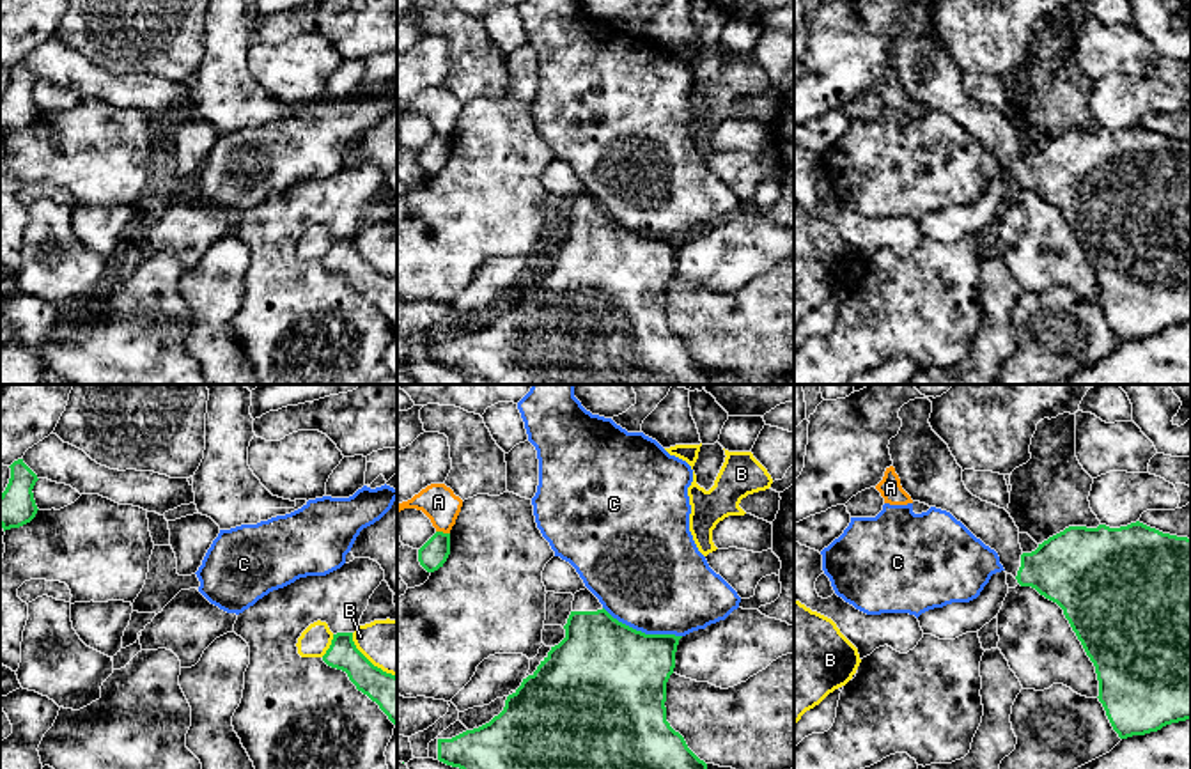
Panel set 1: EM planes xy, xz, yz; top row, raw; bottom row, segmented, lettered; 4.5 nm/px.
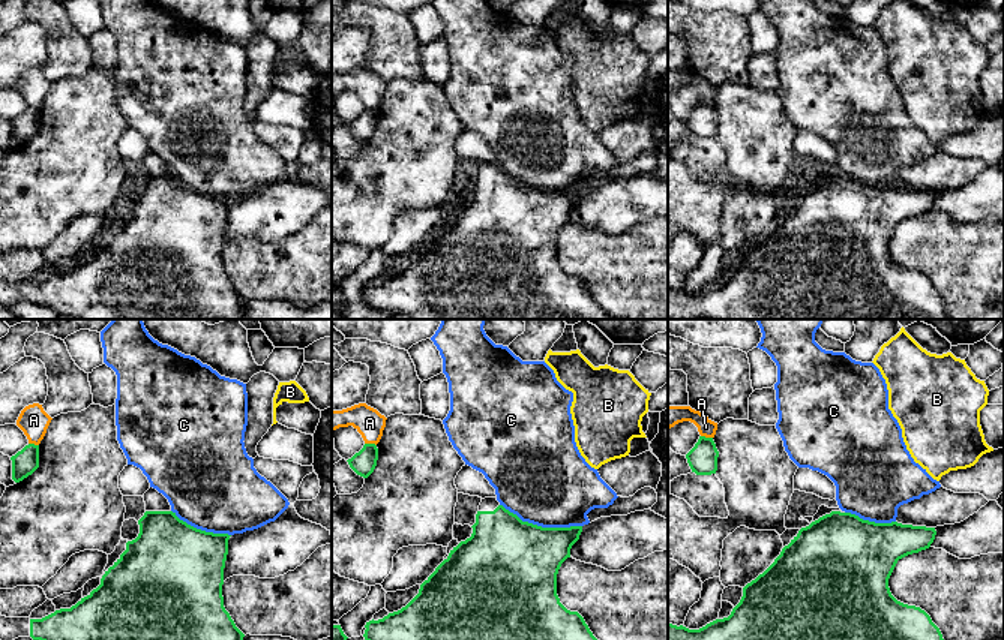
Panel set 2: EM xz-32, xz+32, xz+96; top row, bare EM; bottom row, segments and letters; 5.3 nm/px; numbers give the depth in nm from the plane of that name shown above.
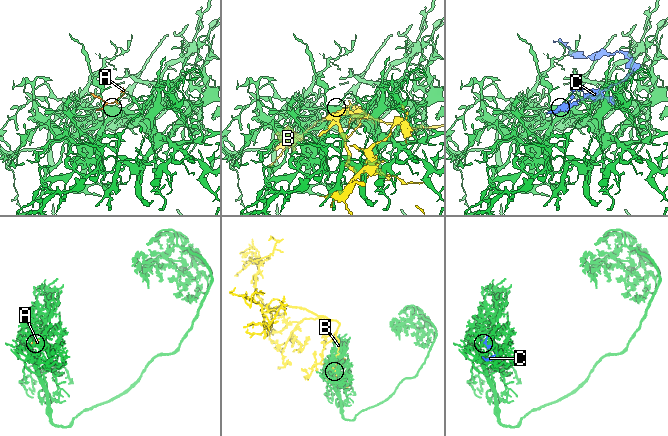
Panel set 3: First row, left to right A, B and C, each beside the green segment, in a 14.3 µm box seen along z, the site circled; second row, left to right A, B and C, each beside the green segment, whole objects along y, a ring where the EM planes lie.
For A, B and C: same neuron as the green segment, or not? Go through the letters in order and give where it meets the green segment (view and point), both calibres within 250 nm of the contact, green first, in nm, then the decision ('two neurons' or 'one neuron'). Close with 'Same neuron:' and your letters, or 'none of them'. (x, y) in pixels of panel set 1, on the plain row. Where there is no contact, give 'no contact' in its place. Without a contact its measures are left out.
A: contact xz (442, 135); calibres 120 and 160 nm; two neurons
B: contact xy (330, 248); calibres 140 and 140 nm; two neurons
C: contact xz (640, 234); calibres 500 and 480 nm; two neurons
Same neuron: none of them

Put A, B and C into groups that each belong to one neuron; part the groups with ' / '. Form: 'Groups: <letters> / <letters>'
Groups: A / B / C

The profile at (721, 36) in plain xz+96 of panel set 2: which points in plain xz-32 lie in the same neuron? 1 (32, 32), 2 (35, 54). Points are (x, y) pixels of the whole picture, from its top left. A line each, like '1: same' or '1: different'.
1: different
2: different

